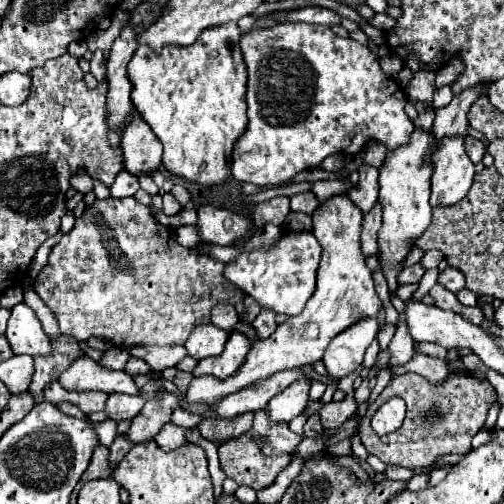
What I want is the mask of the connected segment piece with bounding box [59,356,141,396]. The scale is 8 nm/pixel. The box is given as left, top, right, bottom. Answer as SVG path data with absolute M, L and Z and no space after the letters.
M91 358L75 360L59 378L61 386L67 390L101 390L101 392L123 392L139 396L139 388L133 378L123 370L107 370L95 364Z

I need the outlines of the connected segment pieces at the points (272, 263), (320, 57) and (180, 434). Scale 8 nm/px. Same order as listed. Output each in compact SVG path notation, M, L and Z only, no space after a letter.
M283 232L277 246L237 256L233 262L225 264L223 274L243 294L255 298L259 306L269 308L275 314L295 316L303 312L305 302L315 291L319 258L321 246L311 232Z
M285 22L269 30L243 34L241 50L249 72L245 94L249 122L231 154L231 174L235 180L255 186L277 186L303 170L319 168L327 156L340 152L359 154L367 142L381 142L387 152L409 142L415 126L405 114L407 96L403 96L403 88L393 78L385 76L379 58L365 44L339 38L329 26Z
M165 424L163 428L161 428L161 432L153 438L153 442L161 448L161 450L165 450L165 452L169 452L169 450L177 450L177 448L181 448L183 444L187 444L187 440L185 440L185 428L181 428L181 426L175 426L175 424Z

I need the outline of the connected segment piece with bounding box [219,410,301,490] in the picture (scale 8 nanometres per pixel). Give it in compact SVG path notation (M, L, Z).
M265 410L255 412L255 424L253 428L239 438L233 438L225 444L219 446L219 460L221 460L221 468L223 472L233 478L239 484L245 484L253 490L261 490L269 484L273 484L275 476L289 466L291 462L291 454L295 450L295 446L301 442L301 438L297 434L293 434L289 430L287 424L281 422L271 422Z

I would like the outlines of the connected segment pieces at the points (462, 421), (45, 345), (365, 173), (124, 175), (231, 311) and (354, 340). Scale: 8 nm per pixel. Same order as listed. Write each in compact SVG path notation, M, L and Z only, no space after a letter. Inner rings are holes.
M451 372L445 384L433 386L419 374L403 374L389 382L389 386L379 394L379 398L367 408L367 414L359 426L359 436L369 454L375 454L379 460L391 466L403 468L425 468L433 464L435 458L443 454L467 454L471 450L473 436L485 424L487 412L495 402L497 394L489 382L479 382L467 372ZM399 396L407 402L407 416L399 430L387 436L377 436L371 428L371 418L383 402ZM437 426L437 438L431 434L431 428Z
M17 304L11 310L5 336L15 354L49 354L49 336L43 332L37 314L27 304Z
M363 163L358 169L359 182L353 190L349 190L349 198L357 208L367 214L374 207L379 194L379 170L369 164Z
M123 170L121 174L117 174L115 184L111 188L111 196L113 198L125 198L125 196L133 196L139 190L139 180L137 176L129 174L127 170Z
M217 304L213 308L213 312L211 312L211 322L217 328L231 330L239 322L239 316L237 316L237 312L235 312L235 308L231 304Z
M363 318L329 343L323 355L323 364L329 376L341 380L355 372L365 356L367 346L375 340L379 324L373 318Z

